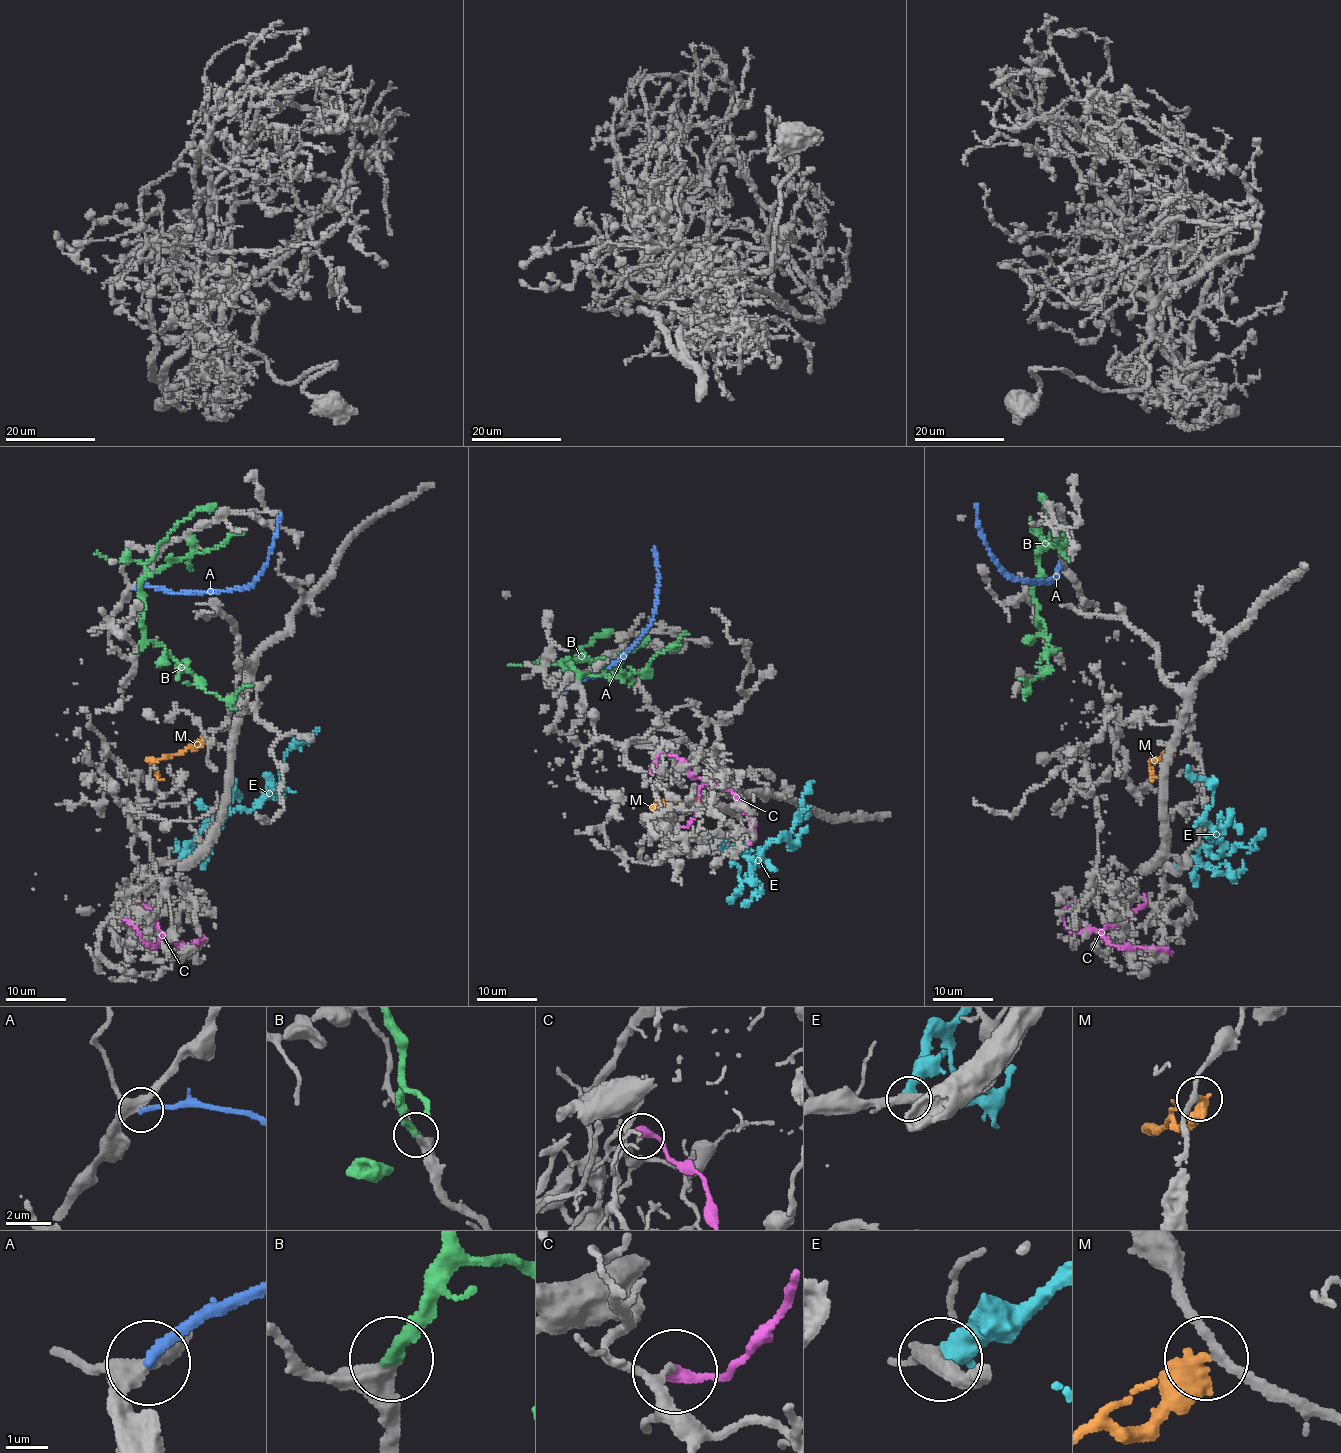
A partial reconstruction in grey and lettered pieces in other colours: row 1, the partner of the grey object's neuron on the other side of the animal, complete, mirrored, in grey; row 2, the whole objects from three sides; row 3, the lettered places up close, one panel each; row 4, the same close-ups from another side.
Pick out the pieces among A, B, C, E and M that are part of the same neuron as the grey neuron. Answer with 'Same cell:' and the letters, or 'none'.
Same cell: B, M

